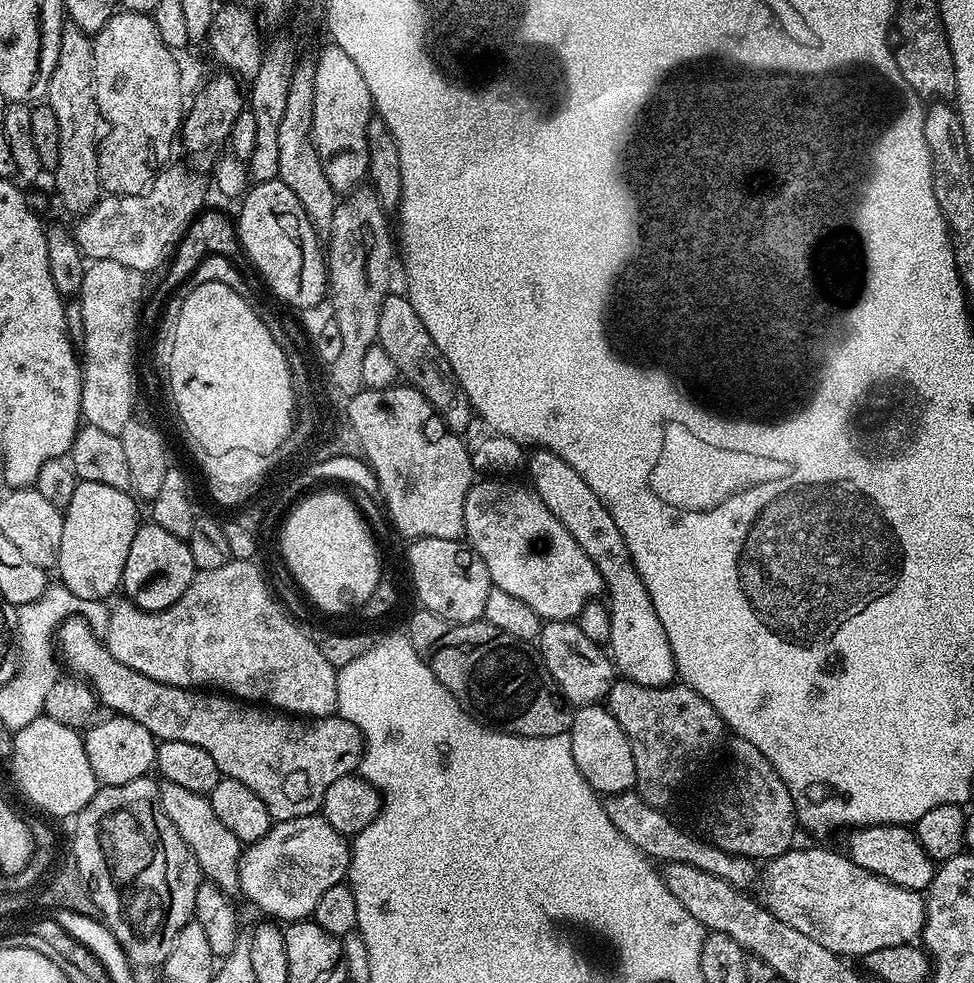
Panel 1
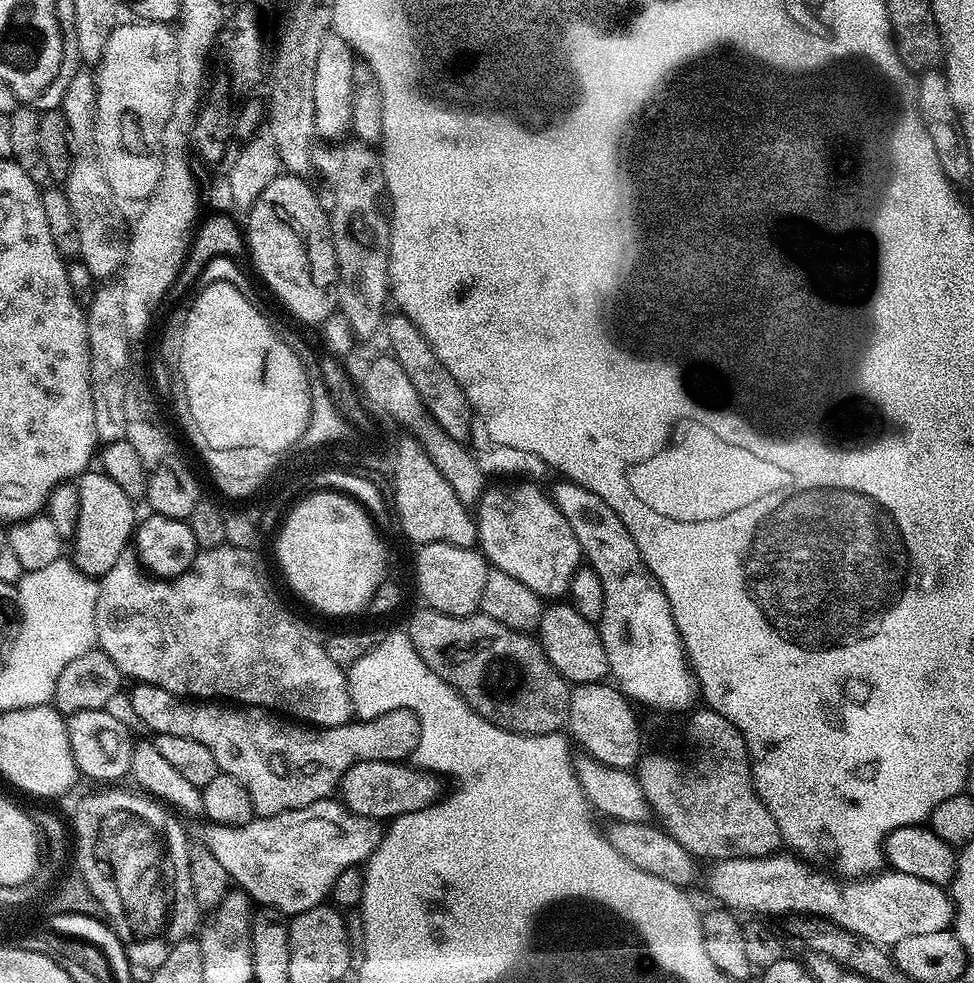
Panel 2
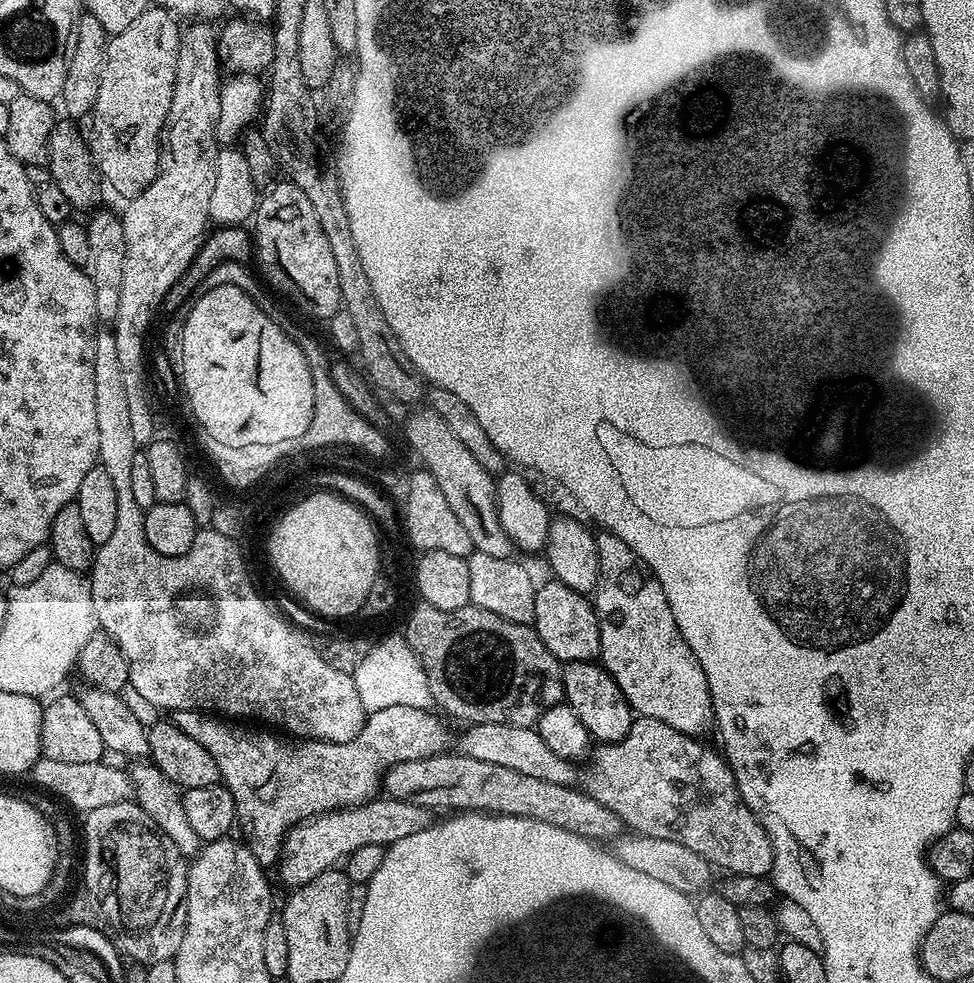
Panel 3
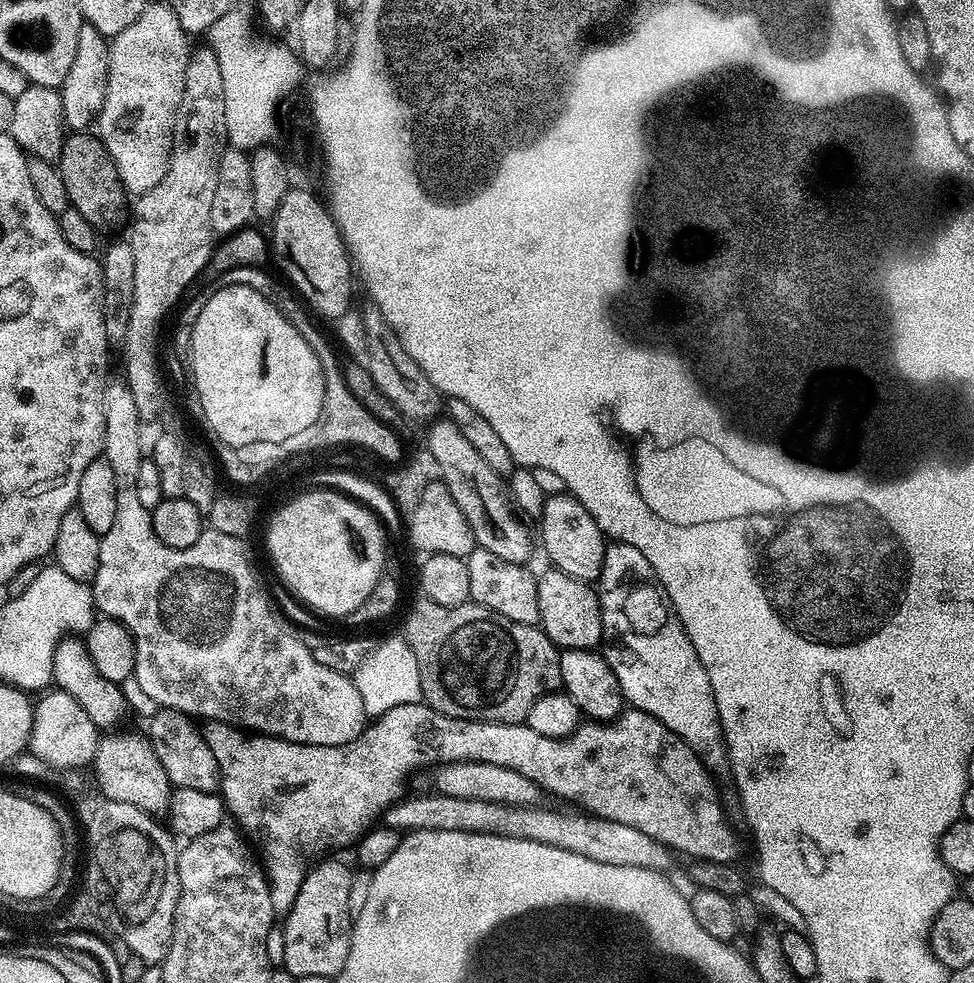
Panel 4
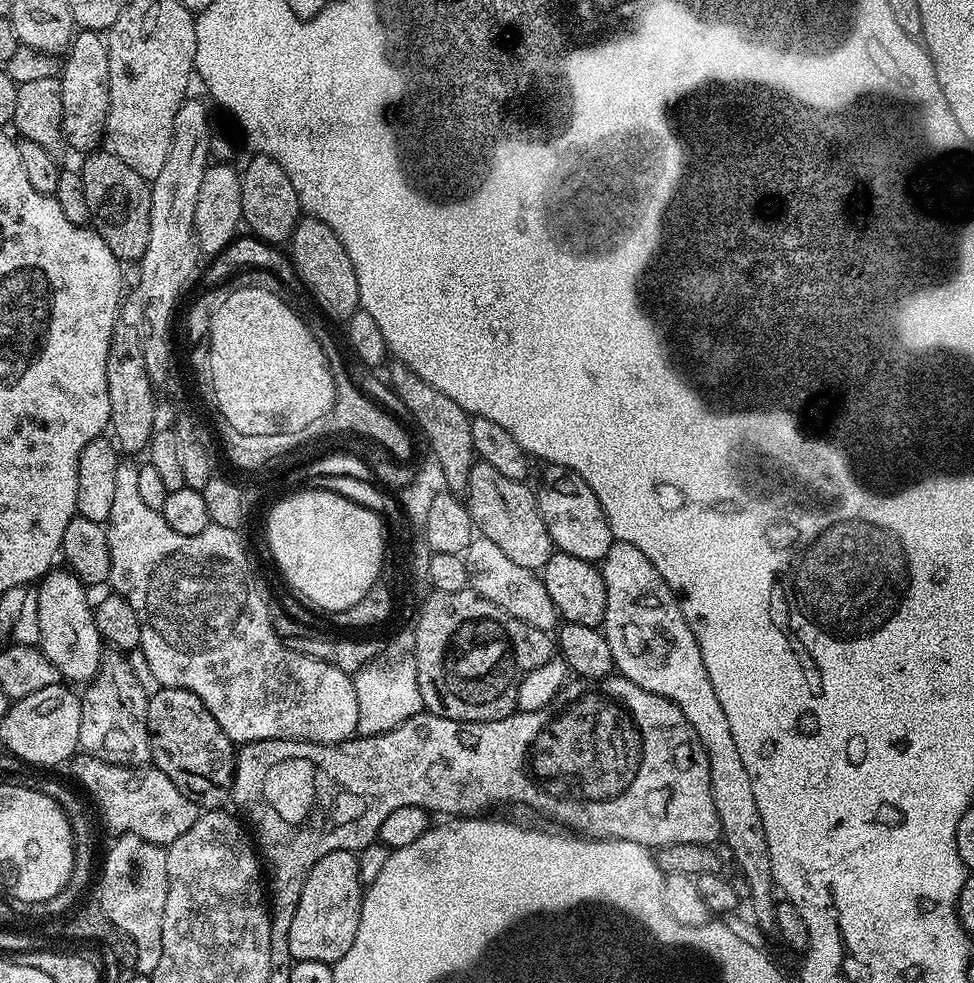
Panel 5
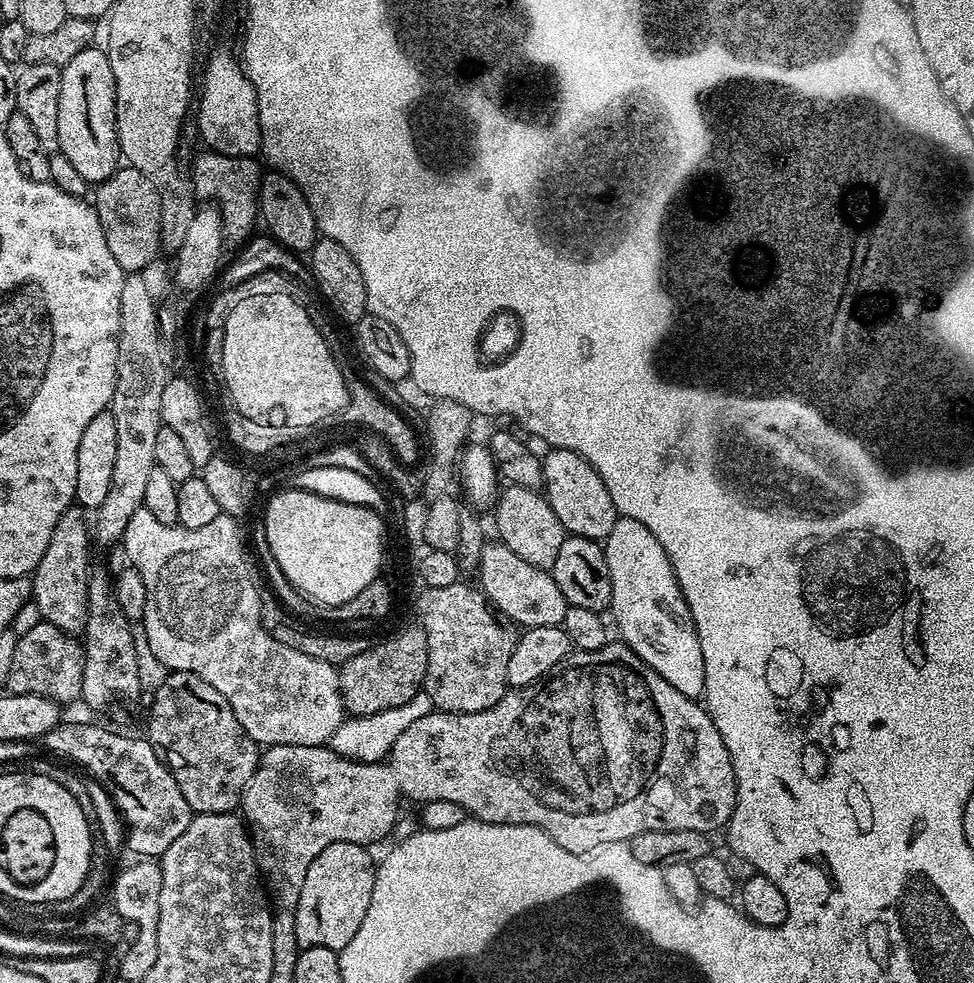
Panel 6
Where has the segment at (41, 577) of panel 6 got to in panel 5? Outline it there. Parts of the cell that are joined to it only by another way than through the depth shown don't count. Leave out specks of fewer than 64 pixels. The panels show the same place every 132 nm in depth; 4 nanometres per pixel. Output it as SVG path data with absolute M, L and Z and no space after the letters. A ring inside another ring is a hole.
M64 566L49 572L39 581L38 589L34 595L38 602L40 651L46 654L46 658L50 658L50 662L54 662L65 681L73 685L87 685L96 677L102 655L102 641L96 625L93 601L88 601L88 592L83 582Z

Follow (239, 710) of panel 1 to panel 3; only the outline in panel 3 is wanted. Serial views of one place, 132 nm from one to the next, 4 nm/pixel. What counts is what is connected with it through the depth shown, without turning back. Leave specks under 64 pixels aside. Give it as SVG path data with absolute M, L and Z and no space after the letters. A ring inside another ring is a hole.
M414 706L379 707L367 713L358 738L350 738L350 742L330 742L329 740L305 740L288 738L279 740L272 730L259 732L256 728L247 728L247 723L233 722L216 714L205 714L196 710L178 710L171 713L170 719L182 734L190 734L214 762L218 762L220 779L224 787L234 794L238 824L248 837L248 849L261 866L269 866L277 861L288 829L301 820L309 820L322 812L330 812L334 808L351 808L354 804L363 804L373 795L372 788L379 789L384 773L398 762L410 762L414 758L430 758L439 756L444 748L444 724L435 716L435 711Z

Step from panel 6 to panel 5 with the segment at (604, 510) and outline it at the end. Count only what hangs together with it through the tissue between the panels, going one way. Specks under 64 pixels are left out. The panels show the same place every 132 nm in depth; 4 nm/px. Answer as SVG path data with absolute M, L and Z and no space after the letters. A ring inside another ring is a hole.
M548 464L545 469L540 476L540 485L535 485L534 491L542 522L546 522L555 551L574 554L574 558L583 560L603 561L614 537L604 507L598 502L594 490L590 490L583 478L566 466Z

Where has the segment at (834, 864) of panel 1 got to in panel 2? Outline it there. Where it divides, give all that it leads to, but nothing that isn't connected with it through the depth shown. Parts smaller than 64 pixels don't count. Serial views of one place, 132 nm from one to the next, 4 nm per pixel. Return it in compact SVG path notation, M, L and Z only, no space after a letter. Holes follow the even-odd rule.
M773 854L762 858L730 858L717 860L711 865L708 888L717 905L737 913L765 912L768 916L778 916L789 912L805 912L810 916L824 916L838 926L850 930L856 936L865 936L881 946L895 946L903 938L911 935L932 934L947 931L955 921L955 904L943 885L927 882L912 874L902 874L886 870L869 878L856 878L844 882L839 888L834 881L823 876L823 871L809 866L792 854Z

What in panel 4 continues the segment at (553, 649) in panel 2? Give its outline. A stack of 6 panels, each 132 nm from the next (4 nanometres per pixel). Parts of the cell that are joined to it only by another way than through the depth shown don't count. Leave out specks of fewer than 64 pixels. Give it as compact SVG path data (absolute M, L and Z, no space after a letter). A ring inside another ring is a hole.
M549 567L548 572L539 573L538 610L539 627L544 629L557 648L591 648L595 649L604 638L604 623L600 613L600 597L597 589L589 581L570 578L562 570Z

